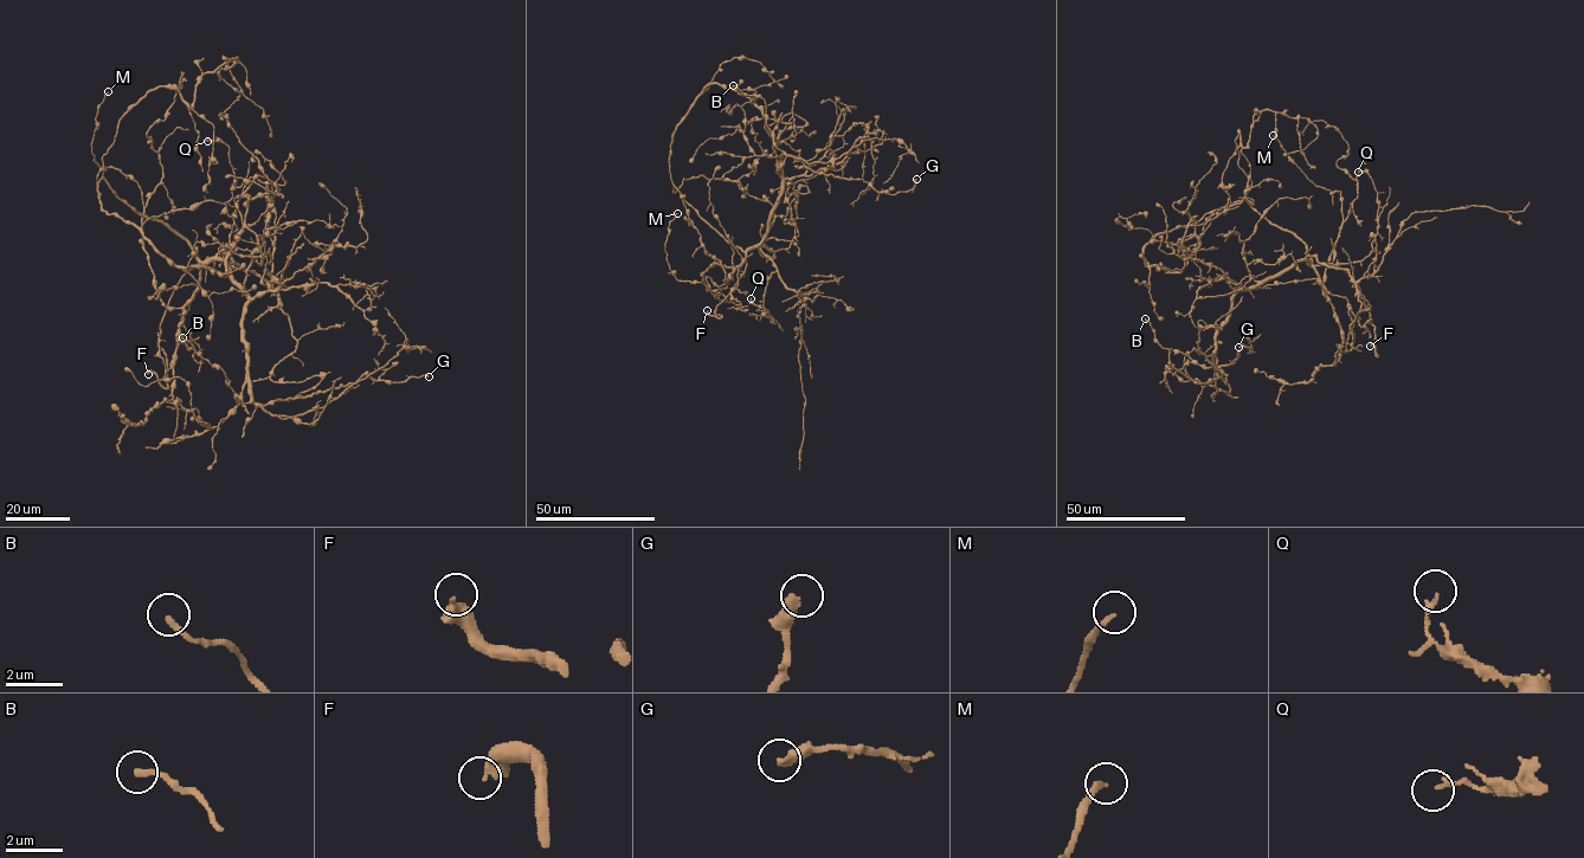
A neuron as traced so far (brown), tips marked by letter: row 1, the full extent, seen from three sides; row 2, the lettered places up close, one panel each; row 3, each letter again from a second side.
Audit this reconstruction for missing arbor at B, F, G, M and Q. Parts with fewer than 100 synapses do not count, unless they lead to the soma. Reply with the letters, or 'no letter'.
F

